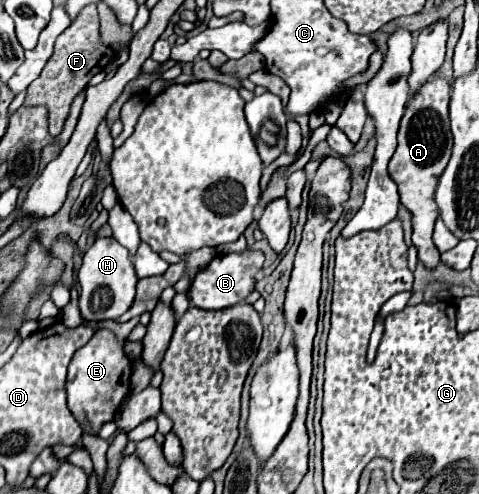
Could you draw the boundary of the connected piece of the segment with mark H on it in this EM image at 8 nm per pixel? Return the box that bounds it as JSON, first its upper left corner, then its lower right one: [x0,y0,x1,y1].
[78,237,136,322]

